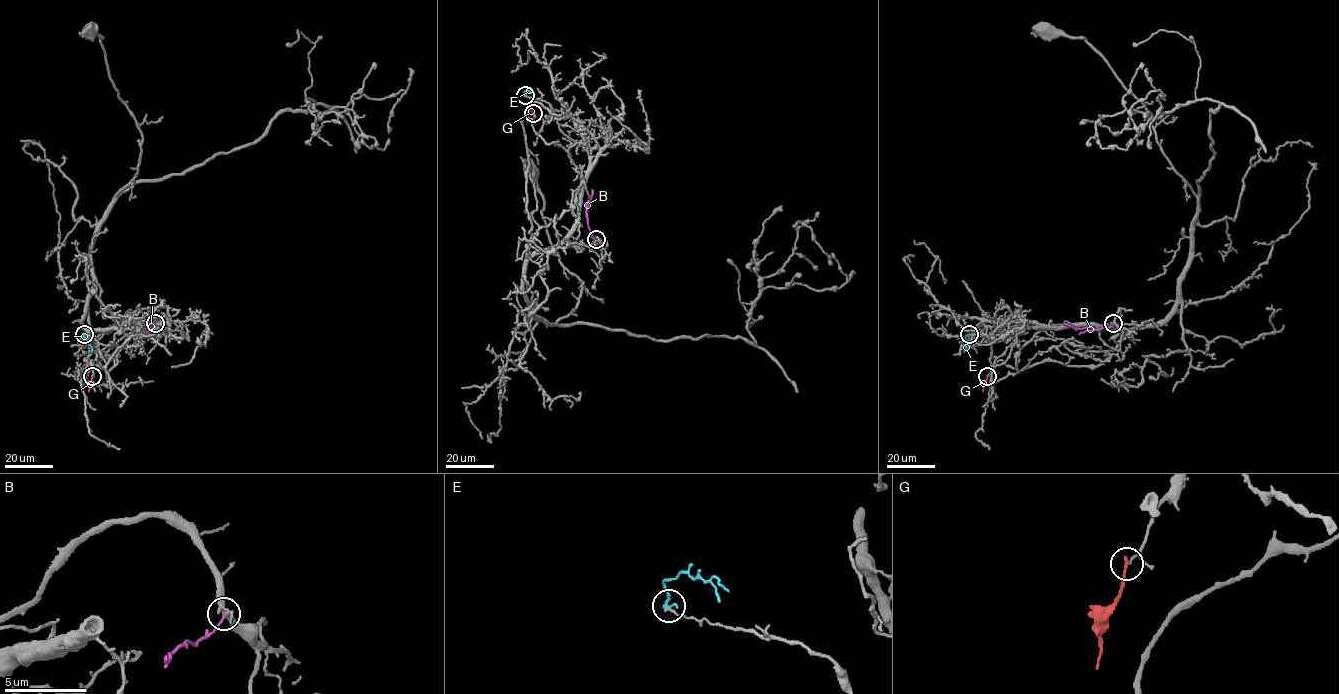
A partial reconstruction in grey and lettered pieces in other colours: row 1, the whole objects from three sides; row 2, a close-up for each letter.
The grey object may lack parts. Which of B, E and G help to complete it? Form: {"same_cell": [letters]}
{"same_cell": []}

